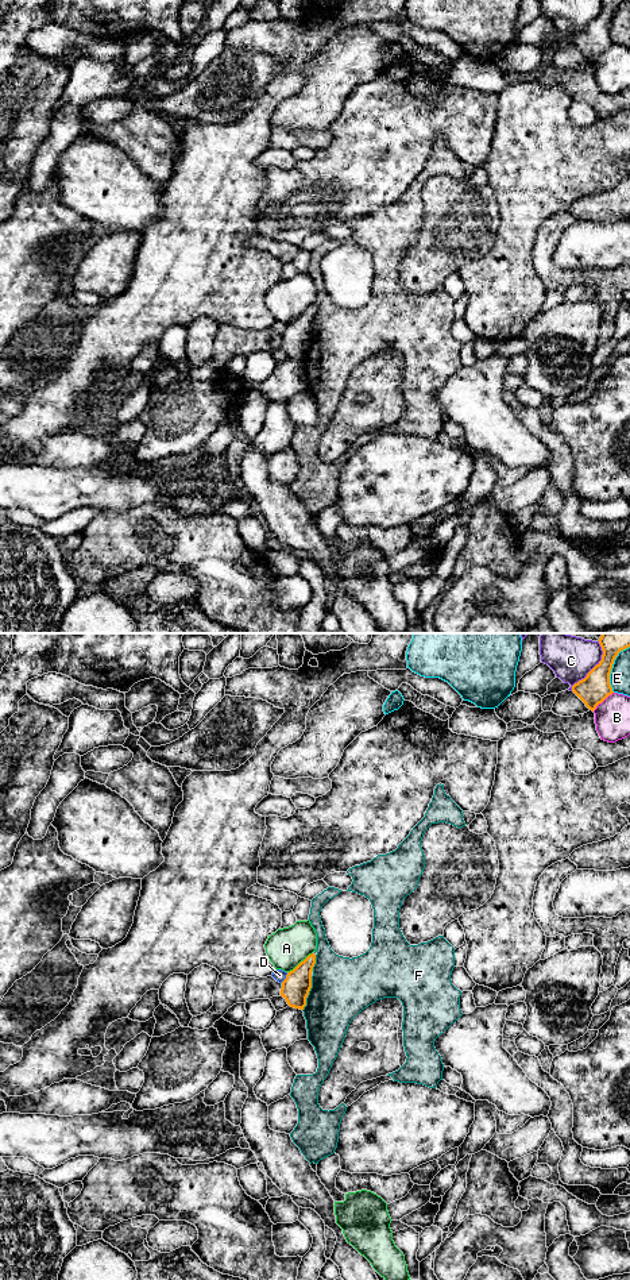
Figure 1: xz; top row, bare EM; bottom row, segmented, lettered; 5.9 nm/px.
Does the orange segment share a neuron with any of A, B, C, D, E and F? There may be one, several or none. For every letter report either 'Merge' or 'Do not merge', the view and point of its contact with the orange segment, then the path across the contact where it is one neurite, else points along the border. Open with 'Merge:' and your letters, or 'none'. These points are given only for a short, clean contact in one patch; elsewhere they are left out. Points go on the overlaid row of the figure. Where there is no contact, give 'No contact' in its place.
Merge: none
A: Do not merge. Touches orange at xz (301, 962)
B: Do not merge. Touches orange at xz (602, 701)
C: Do not merge. Touches orange at xz (594, 667)
D: Do not merge. Touches orange at xz (286, 978)
E: Do not merge. Touches orange at xz (611, 667)
F: Do not merge. Touches orange at xz (308, 994)

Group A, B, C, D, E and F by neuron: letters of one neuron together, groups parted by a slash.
A / B / C / D / E / F

